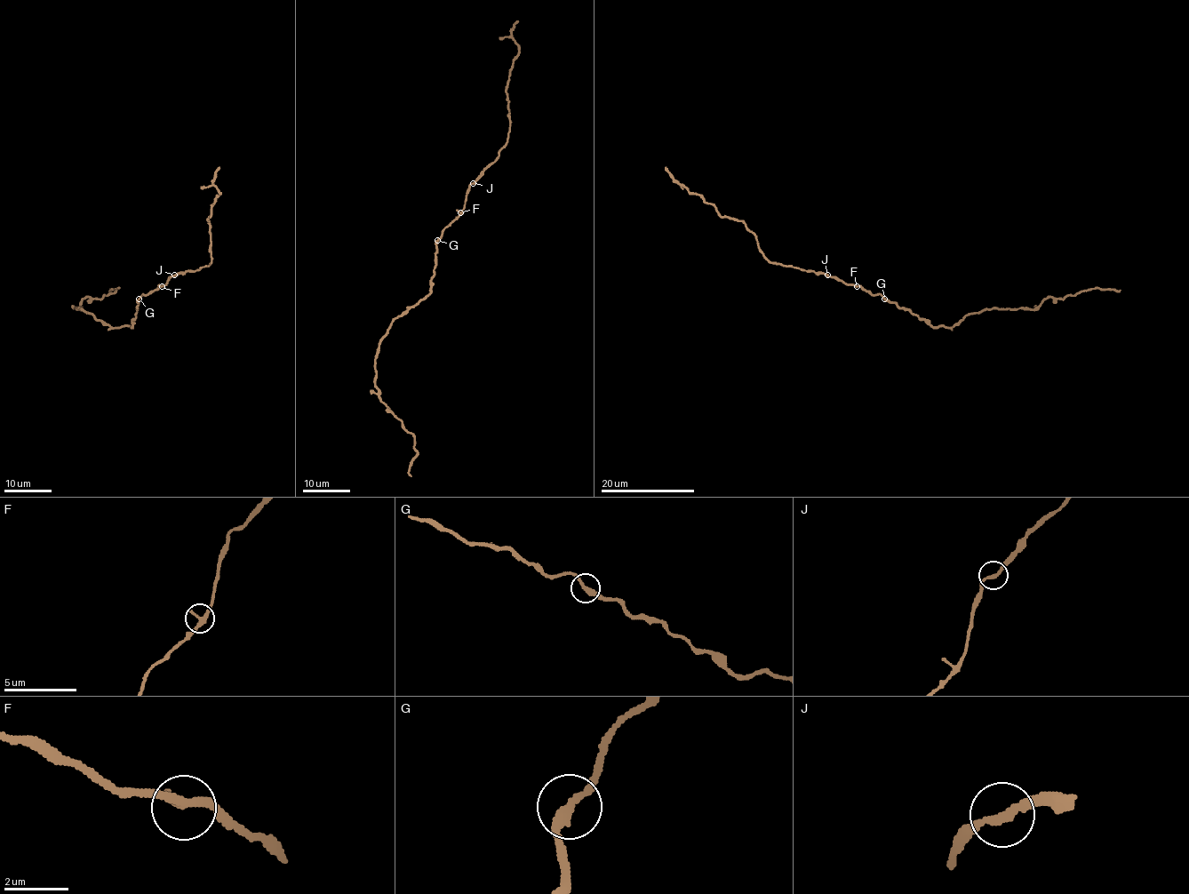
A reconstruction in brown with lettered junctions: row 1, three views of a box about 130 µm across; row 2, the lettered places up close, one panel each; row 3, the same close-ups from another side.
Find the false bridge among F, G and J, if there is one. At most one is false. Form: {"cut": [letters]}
{"cut": []}

